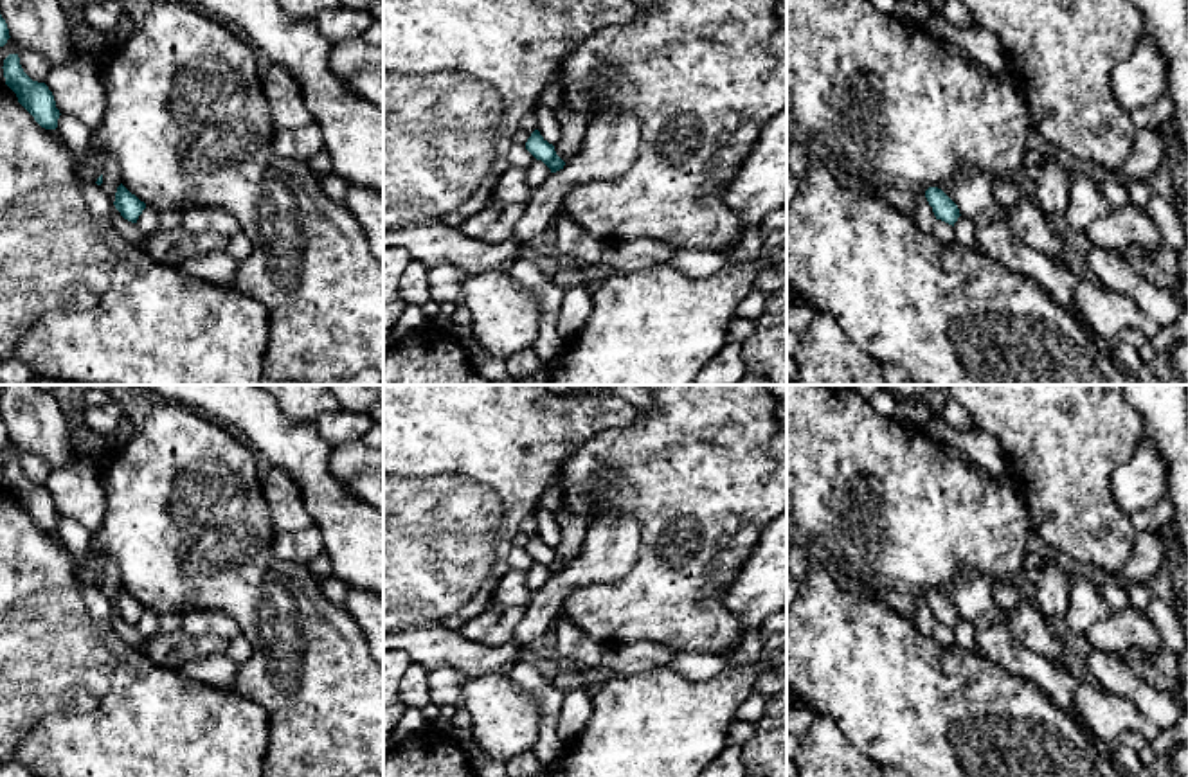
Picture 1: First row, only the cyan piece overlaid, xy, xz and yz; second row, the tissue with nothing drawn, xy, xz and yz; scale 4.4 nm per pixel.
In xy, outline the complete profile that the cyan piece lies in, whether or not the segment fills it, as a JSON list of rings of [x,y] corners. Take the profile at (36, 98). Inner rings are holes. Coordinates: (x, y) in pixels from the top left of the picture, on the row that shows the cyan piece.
[[[9,54],[4,59],[5,85],[16,94],[18,103],[34,117],[45,130],[56,130],[59,110],[52,92],[45,83],[32,81],[22,68],[18,54]]]

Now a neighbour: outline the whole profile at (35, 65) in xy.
[[[20,50],[18,58],[20,58],[20,65],[22,65],[23,72],[32,81],[38,81],[38,83],[45,81],[49,70],[50,70],[47,58],[43,58],[36,50]]]

